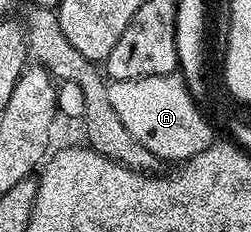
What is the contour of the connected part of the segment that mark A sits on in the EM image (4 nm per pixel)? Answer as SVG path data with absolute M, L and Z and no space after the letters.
M179 73L161 77L140 79L116 79L108 82L109 101L117 109L117 117L125 121L125 129L133 133L145 149L149 149L161 161L182 161L201 153L213 141L212 124L199 112L200 104L192 97L186 81Z

